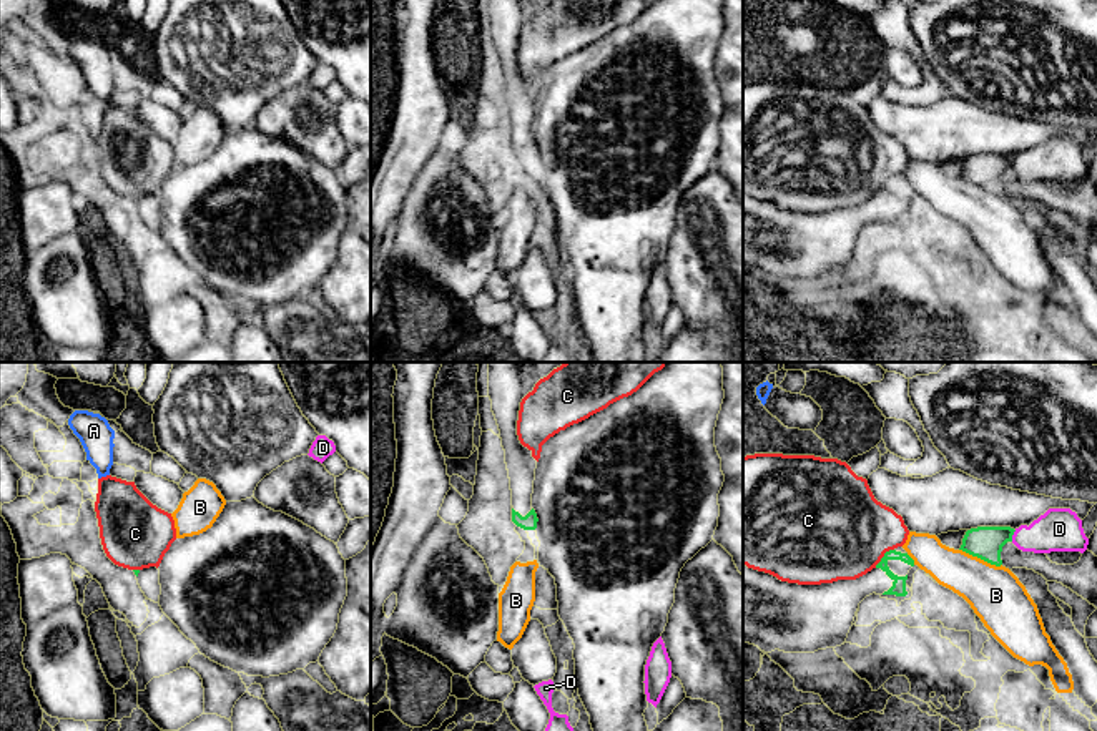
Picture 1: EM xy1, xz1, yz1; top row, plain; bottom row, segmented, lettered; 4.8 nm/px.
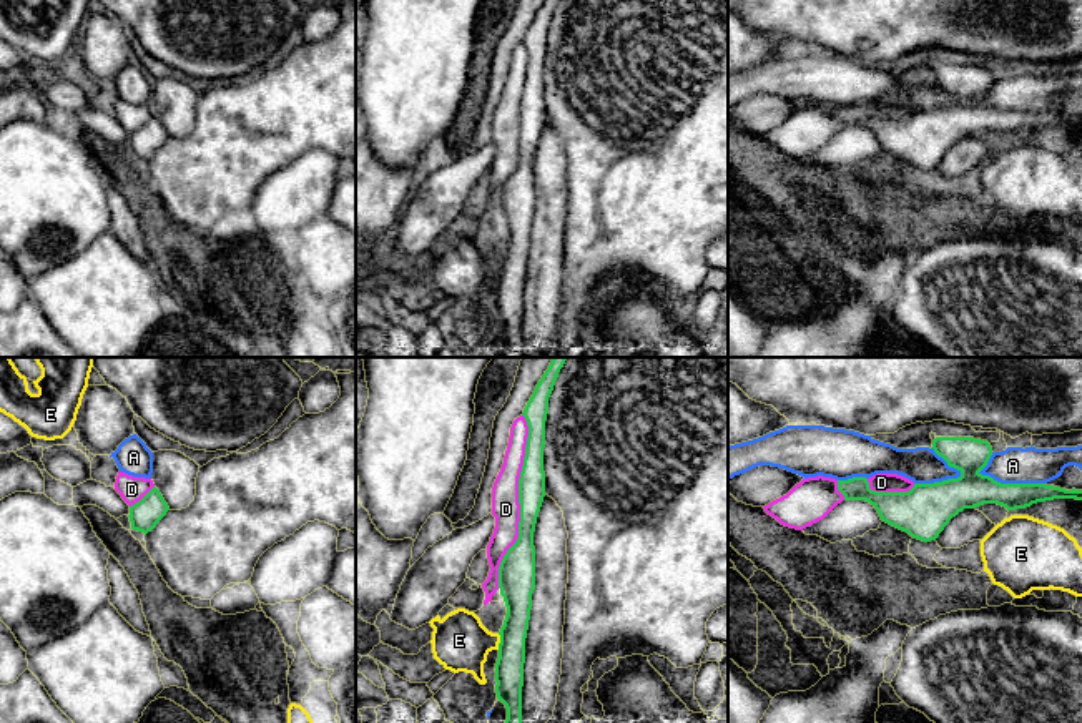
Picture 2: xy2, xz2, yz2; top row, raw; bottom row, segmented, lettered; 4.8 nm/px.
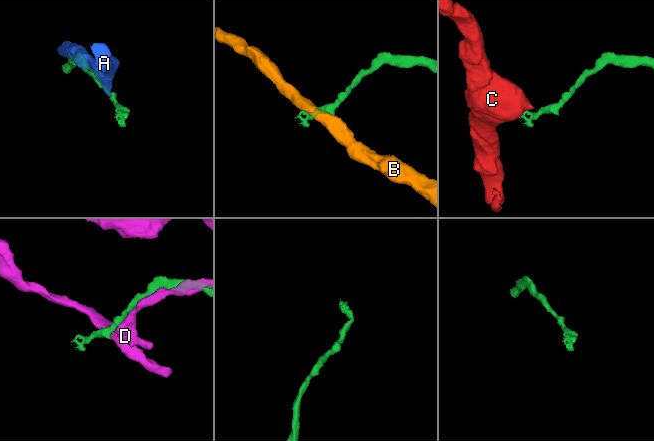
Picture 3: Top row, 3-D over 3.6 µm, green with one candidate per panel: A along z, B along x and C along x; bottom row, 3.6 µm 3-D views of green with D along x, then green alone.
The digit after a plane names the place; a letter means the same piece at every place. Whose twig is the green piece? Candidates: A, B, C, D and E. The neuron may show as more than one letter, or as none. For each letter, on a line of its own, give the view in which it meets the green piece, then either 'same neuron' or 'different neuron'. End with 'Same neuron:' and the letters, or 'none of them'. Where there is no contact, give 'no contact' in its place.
A: yz2 | different neuron
B: yz1 | different neuron
C: yz1 | different neuron
D: xz2 | different neuron
E: xz2 | different neuron
Same neuron: none of them

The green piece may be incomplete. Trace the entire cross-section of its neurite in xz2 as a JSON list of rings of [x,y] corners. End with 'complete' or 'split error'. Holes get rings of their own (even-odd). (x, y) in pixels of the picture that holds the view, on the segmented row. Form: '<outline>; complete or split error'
[[[552,359],[522,414],[529,425],[529,437],[519,479],[519,539],[507,550],[499,567],[499,588],[507,607],[507,615],[499,632],[495,693],[499,701],[507,708],[505,723],[522,723],[525,638],[532,610],[532,593],[535,590],[534,532],[545,497],[545,421],[548,397],[567,359]]]; complete

